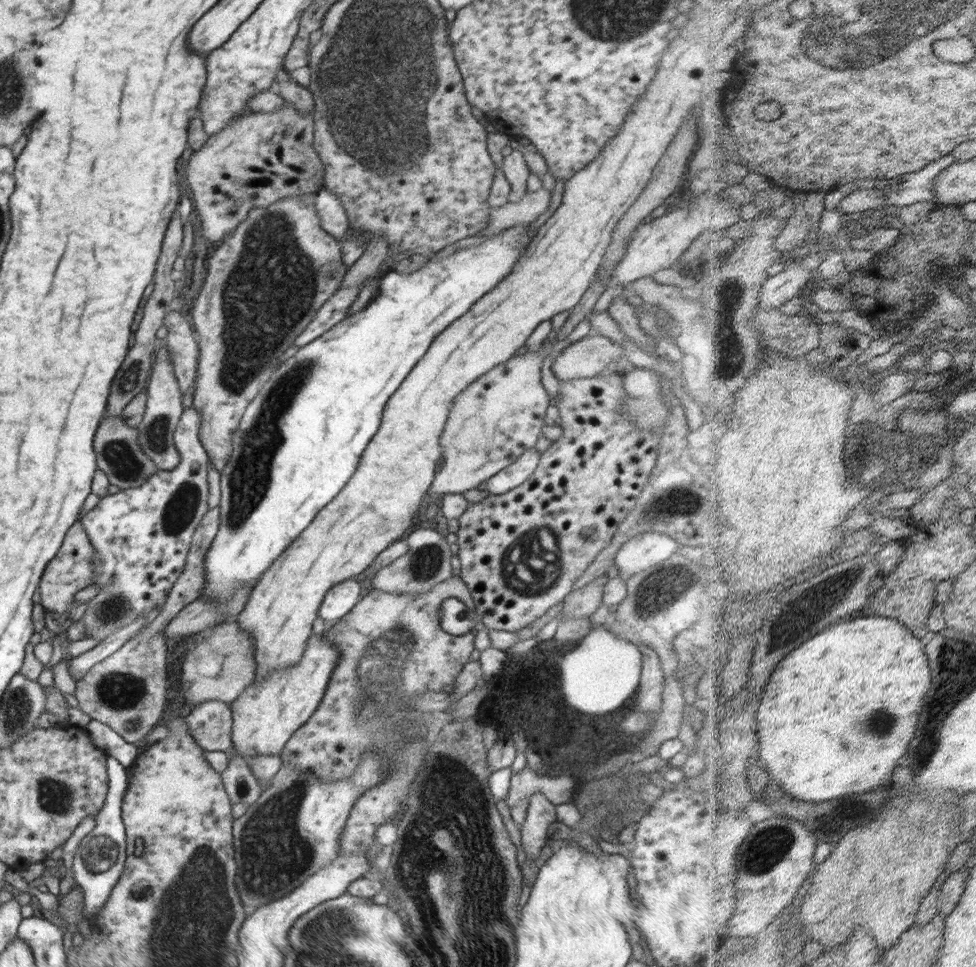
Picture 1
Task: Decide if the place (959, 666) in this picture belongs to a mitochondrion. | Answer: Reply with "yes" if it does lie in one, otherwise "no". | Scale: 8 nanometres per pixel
yes

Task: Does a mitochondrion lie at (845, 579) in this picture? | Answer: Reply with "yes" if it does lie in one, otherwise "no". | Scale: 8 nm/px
no

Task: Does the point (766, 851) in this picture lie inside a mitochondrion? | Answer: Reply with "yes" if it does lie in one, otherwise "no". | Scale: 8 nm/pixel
yes

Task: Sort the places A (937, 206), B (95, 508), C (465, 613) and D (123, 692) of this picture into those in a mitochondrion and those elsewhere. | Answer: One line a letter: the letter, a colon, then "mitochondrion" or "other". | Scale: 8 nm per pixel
A: other
B: other
C: other
D: mitochondrion

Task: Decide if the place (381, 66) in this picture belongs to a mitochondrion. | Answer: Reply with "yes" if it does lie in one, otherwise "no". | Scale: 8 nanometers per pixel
yes

